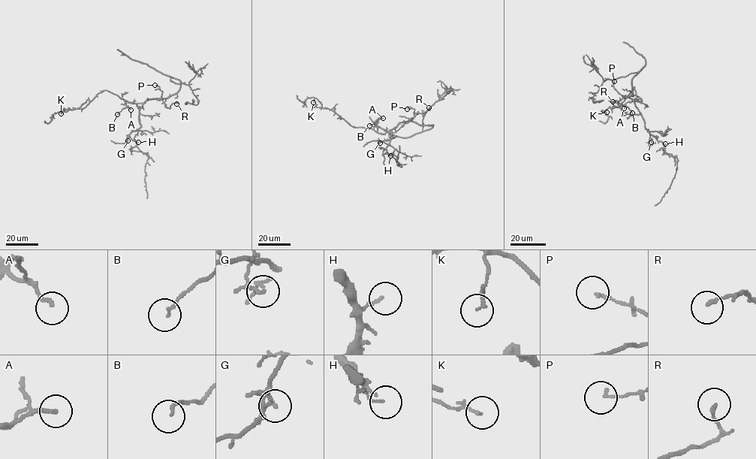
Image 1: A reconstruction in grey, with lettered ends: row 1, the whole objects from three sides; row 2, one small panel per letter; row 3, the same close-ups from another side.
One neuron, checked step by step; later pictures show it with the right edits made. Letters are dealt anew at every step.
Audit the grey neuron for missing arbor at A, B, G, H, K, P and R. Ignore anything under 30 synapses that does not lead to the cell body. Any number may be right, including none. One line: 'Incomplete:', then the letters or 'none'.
Incomplete: none

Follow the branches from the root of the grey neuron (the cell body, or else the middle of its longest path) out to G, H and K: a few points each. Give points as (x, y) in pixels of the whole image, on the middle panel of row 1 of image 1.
G: (399, 123), (392, 130), (393, 137), (379, 140), (380, 143)
H: (399, 123), (392, 130), (393, 137), (387, 147), (390, 155)
K: (399, 123), (381, 134), (371, 128), (353, 127), (335, 113), (323, 108), (315, 98), (313, 102)

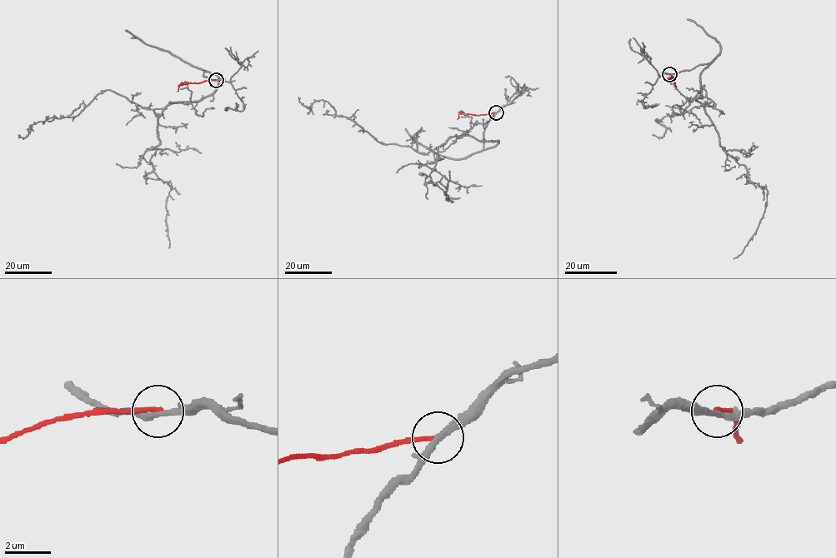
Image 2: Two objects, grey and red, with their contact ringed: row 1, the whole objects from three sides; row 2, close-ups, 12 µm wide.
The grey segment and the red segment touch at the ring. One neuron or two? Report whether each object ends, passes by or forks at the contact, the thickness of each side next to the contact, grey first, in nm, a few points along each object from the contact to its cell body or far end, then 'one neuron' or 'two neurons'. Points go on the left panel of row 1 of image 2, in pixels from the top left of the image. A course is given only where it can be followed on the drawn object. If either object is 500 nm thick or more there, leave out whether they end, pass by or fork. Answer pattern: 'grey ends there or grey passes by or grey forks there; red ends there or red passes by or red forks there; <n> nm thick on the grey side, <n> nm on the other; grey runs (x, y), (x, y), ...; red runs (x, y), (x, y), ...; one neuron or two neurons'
grey passes by; red ends there; 280 nm thick on the grey side, 180 nm on the other; grey runs (216, 80), (203, 70), (217, 77), (217, 87), (162, 108), (102, 90), (75, 117), (39, 122), (18, 135); red runs (216, 79), (180, 83), (177, 92); two neurons

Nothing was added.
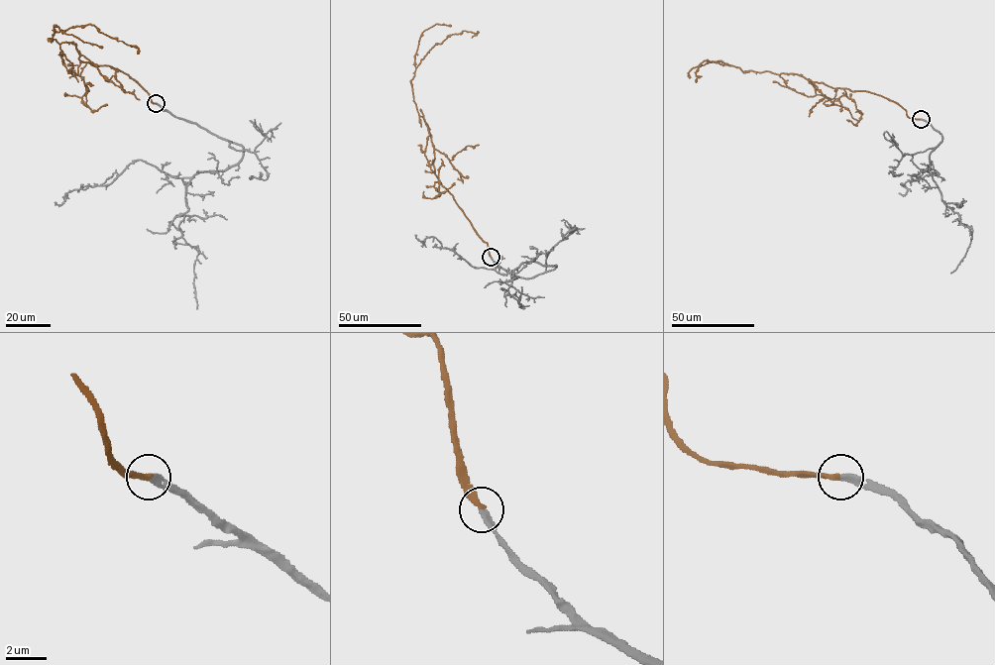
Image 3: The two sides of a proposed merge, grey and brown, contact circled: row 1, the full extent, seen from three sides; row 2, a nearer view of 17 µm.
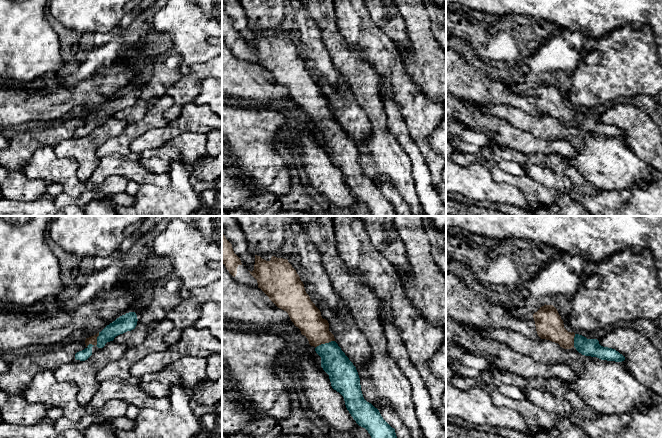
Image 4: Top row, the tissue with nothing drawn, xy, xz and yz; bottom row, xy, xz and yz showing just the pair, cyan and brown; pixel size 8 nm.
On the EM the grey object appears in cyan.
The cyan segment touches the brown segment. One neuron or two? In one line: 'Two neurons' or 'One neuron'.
One neuron

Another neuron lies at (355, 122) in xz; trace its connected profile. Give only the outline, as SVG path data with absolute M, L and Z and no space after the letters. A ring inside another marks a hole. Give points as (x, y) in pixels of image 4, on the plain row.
M315 77L315 80L323 84L322 90L331 102L335 118L341 126L356 144L363 142L372 130L371 123L344 78L339 77L335 88L329 85L325 78Z

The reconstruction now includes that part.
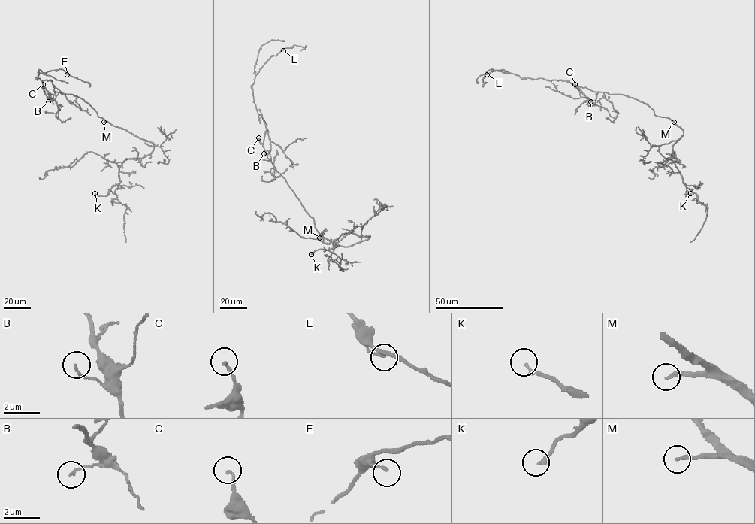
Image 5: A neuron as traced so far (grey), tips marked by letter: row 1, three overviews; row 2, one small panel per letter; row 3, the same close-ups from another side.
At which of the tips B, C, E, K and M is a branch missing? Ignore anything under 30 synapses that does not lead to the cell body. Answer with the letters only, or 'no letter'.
K, M

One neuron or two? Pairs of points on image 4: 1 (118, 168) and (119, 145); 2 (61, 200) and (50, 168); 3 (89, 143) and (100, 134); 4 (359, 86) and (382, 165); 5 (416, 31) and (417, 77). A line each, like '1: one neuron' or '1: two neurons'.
1: two neurons
2: one neuron
3: one neuron
4: one neuron
5: one neuron

